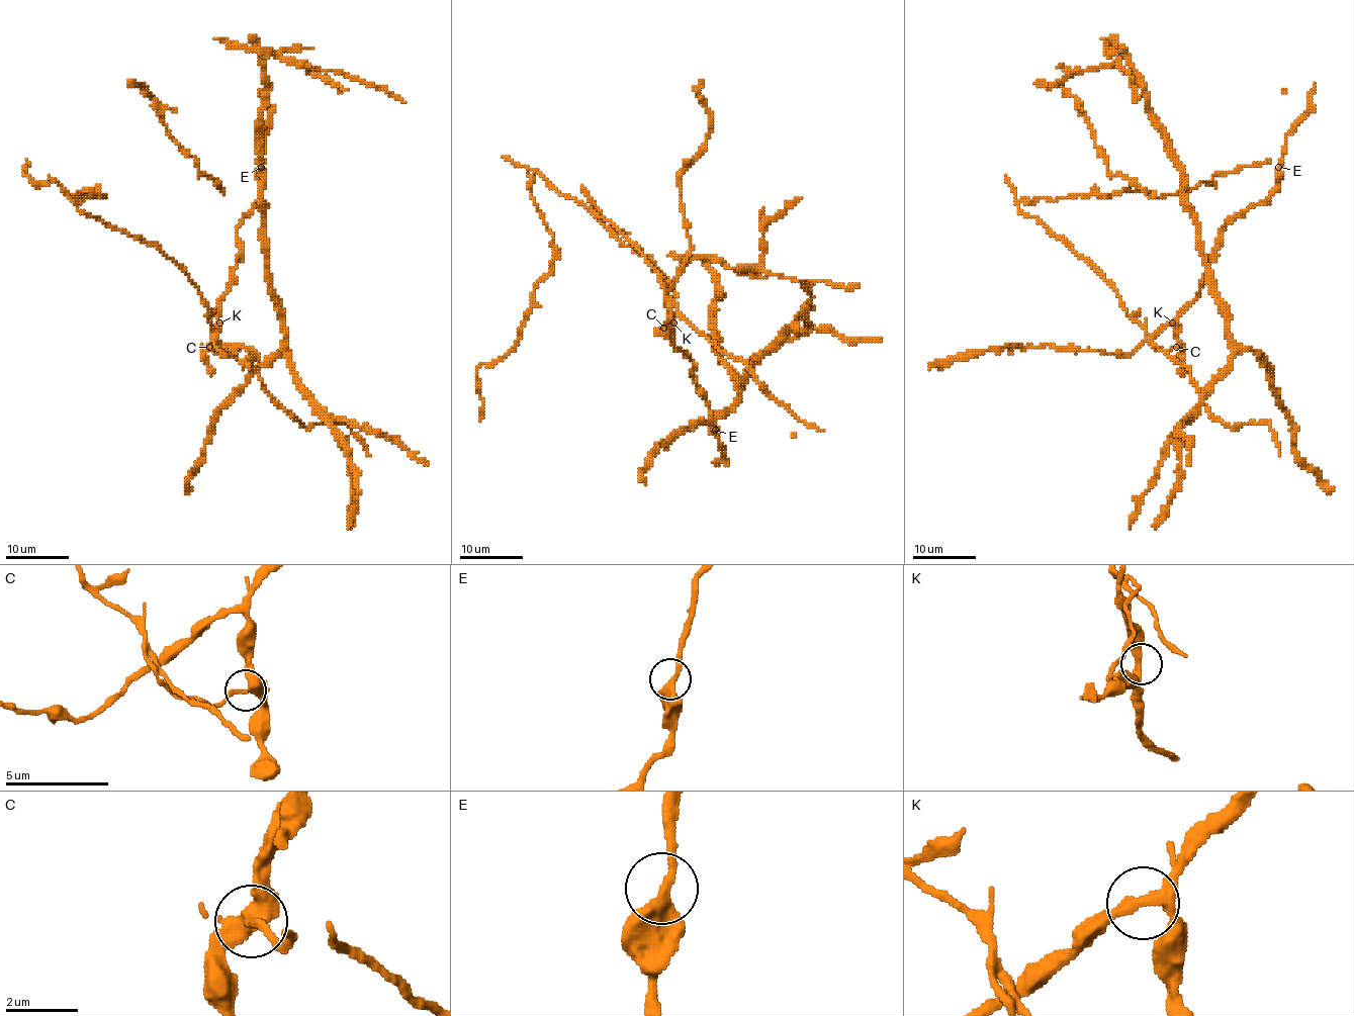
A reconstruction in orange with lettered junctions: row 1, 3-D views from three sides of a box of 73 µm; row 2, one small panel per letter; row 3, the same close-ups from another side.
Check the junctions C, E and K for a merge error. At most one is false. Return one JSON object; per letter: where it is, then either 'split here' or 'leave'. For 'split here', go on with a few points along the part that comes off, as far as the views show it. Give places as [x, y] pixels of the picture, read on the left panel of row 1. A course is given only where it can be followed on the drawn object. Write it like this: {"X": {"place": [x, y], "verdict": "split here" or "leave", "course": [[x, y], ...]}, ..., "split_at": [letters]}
{"C": {"place": [209, 347], "verdict": "split here", "course": [[210, 347], [189, 276], [155, 245], [80, 211], [77, 198], [99, 192], [38, 183], [25, 161]]}, "E": {"place": [261, 167], "verdict": "leave"}, "K": {"place": [219, 322], "verdict": "leave"}, "split_at": ["C"]}

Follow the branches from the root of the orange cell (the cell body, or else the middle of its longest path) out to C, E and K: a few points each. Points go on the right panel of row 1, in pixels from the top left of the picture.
C: (1199, 391), (1185, 366), (1151, 345), (1166, 351), (1177, 347)
E: (1199, 391), (1191, 372), (1159, 350), (1151, 339), (1197, 295), (1222, 231), (1269, 197), (1278, 184), (1278, 167)
K: (1199, 391), (1191, 372), (1151, 342), (1172, 322)

